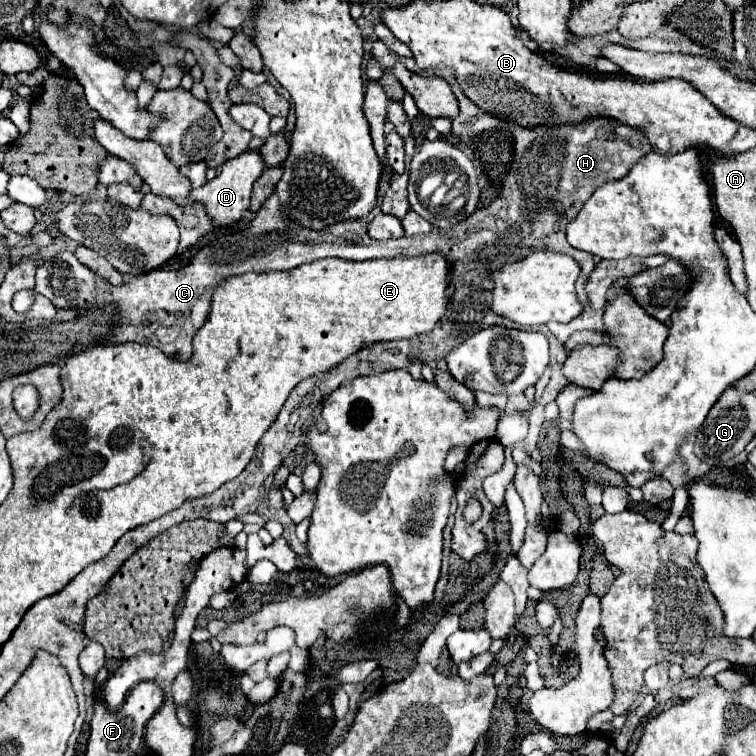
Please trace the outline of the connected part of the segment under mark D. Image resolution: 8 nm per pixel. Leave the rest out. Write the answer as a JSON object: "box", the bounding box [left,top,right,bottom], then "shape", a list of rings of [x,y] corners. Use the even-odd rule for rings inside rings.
{"box":[190,150,264,226],"shape":[[[246,150],[242,154],[238,154],[236,158],[228,160],[222,168],[220,174],[206,182],[202,188],[196,188],[194,192],[190,192],[190,198],[194,198],[196,202],[202,202],[208,210],[208,216],[214,220],[216,226],[228,226],[234,224],[236,220],[240,220],[244,216],[244,212],[248,210],[250,204],[250,192],[252,192],[252,184],[254,180],[262,174],[264,164],[262,164],[262,154],[258,150]]]}

